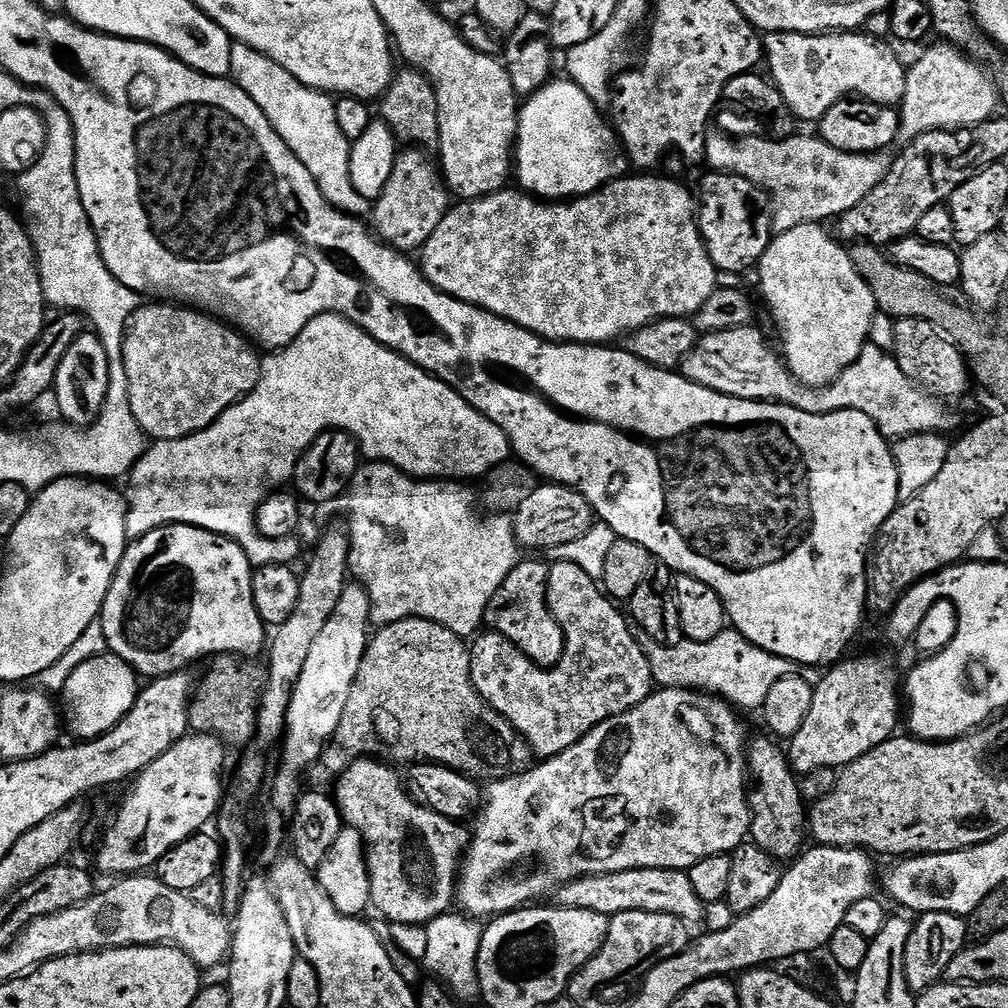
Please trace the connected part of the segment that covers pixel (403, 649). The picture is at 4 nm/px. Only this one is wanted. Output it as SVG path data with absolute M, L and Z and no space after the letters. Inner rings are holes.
M406 618L381 627L377 632L380 633L377 636L375 633L368 641L361 670L336 735L324 749L319 766L311 769L310 775L314 779L322 779L324 772L331 778L339 778L356 760L365 758L401 760L407 766L421 762L445 764L477 782L520 776L533 767L534 753L524 735L498 714L498 710L494 710L476 689L472 681L472 653L469 645L464 645L467 644L465 637L454 634L454 630L438 622L422 618Z

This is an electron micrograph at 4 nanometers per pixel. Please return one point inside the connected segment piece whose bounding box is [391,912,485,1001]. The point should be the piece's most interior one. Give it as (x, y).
(450, 944)

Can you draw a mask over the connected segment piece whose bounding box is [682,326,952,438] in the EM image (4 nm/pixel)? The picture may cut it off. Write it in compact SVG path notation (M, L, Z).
M756 326L722 330L701 335L696 342L696 349L689 354L682 365L682 375L698 386L706 386L723 396L733 396L739 400L762 400L777 404L788 404L806 414L826 414L842 410L864 412L880 428L886 438L916 436L919 432L943 433L943 428L952 424L952 416L944 409L945 401L929 394L915 380L910 379L900 368L891 351L883 352L875 342L869 343L862 354L847 368L829 388L808 388L794 376L781 353L768 345L768 340L756 329Z

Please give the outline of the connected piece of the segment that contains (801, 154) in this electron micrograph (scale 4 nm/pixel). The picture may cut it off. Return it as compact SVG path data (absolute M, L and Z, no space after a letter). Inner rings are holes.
M713 131L704 143L704 155L709 169L746 178L771 196L774 205L772 231L779 234L803 224L835 221L846 210L858 206L888 173L890 160L887 155L843 152L812 136L797 134L787 140L744 136L735 140Z

